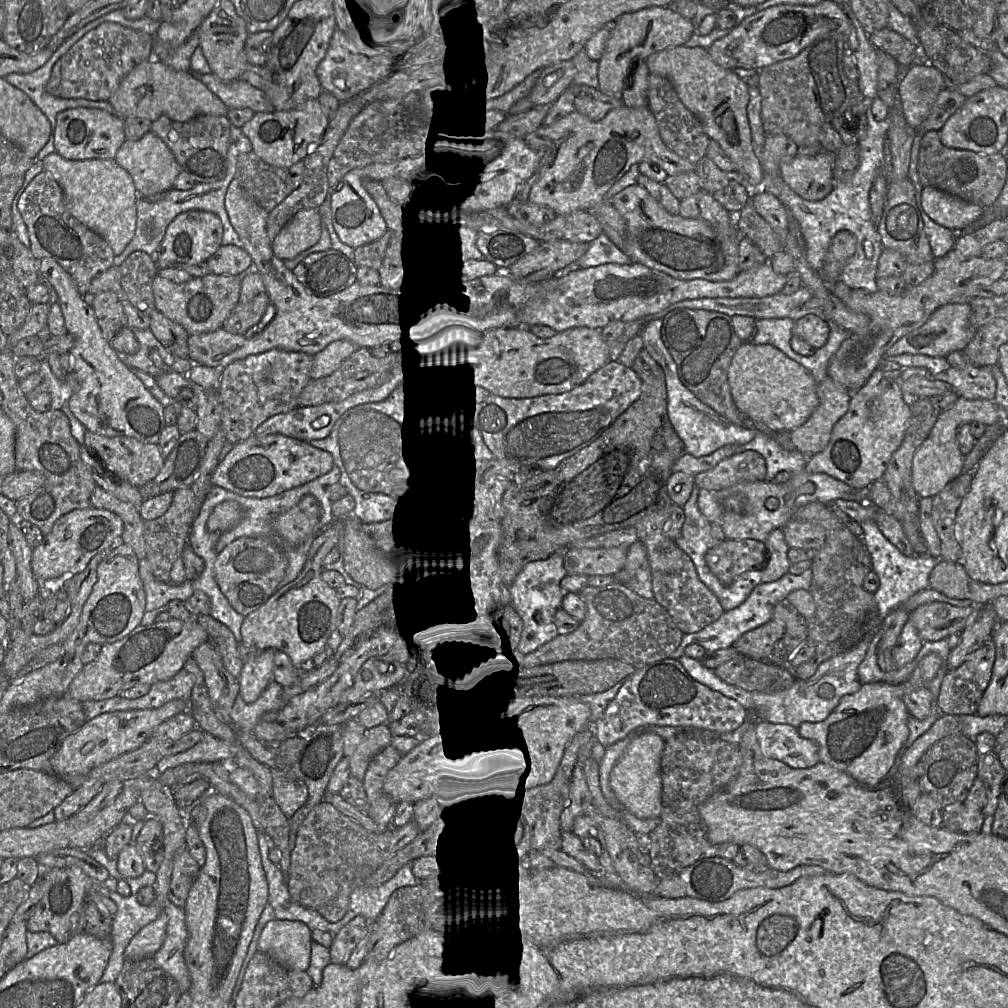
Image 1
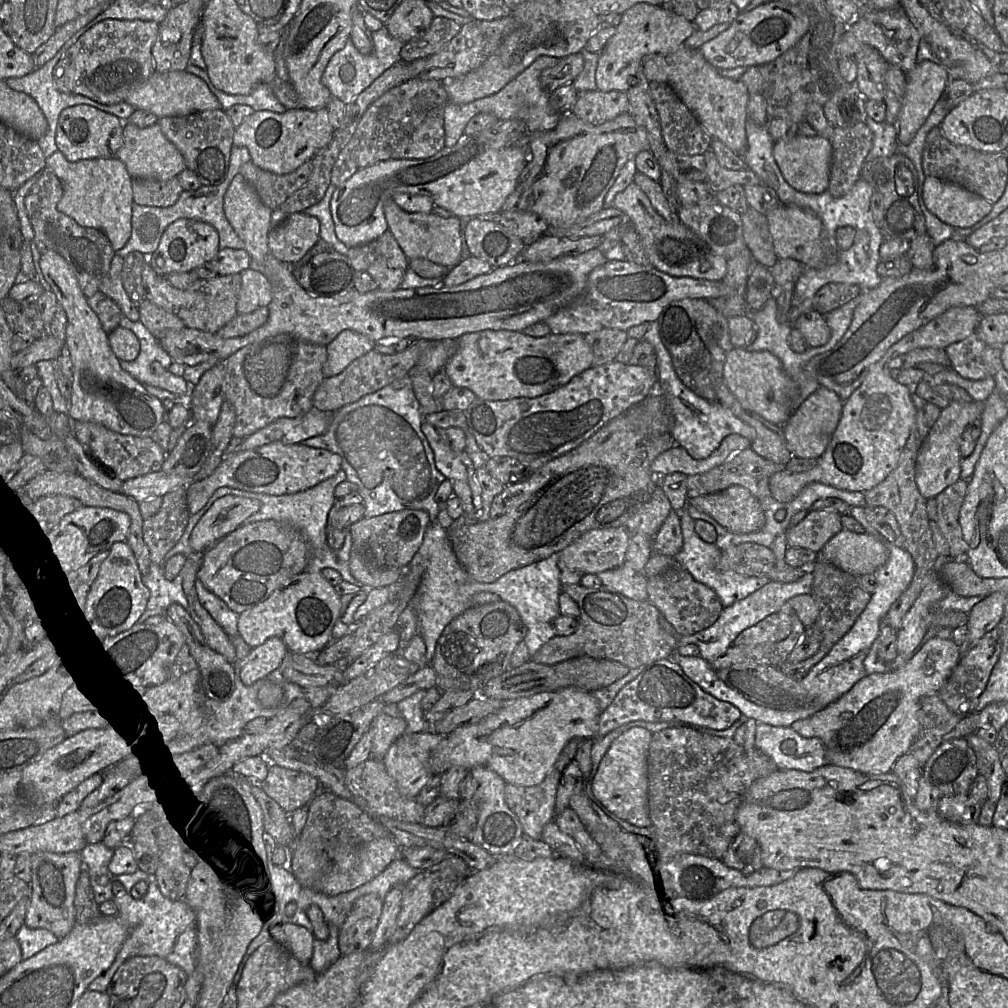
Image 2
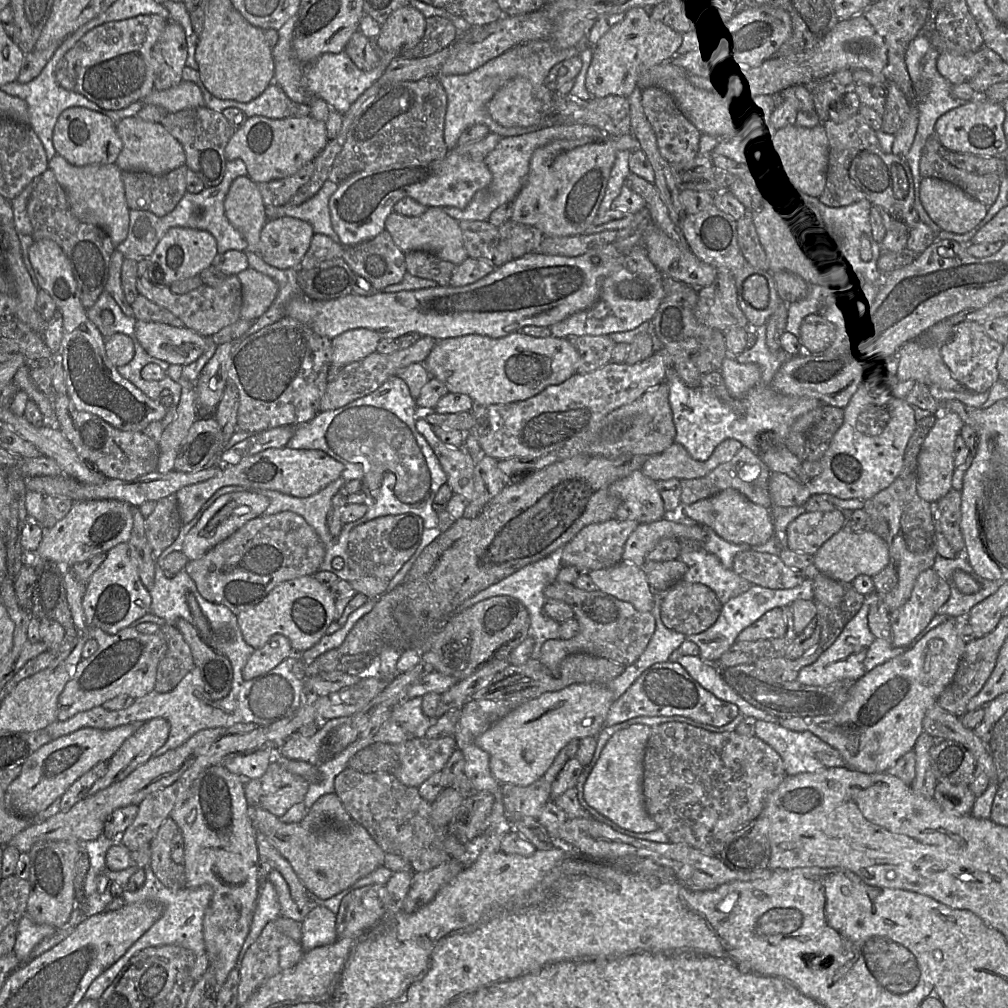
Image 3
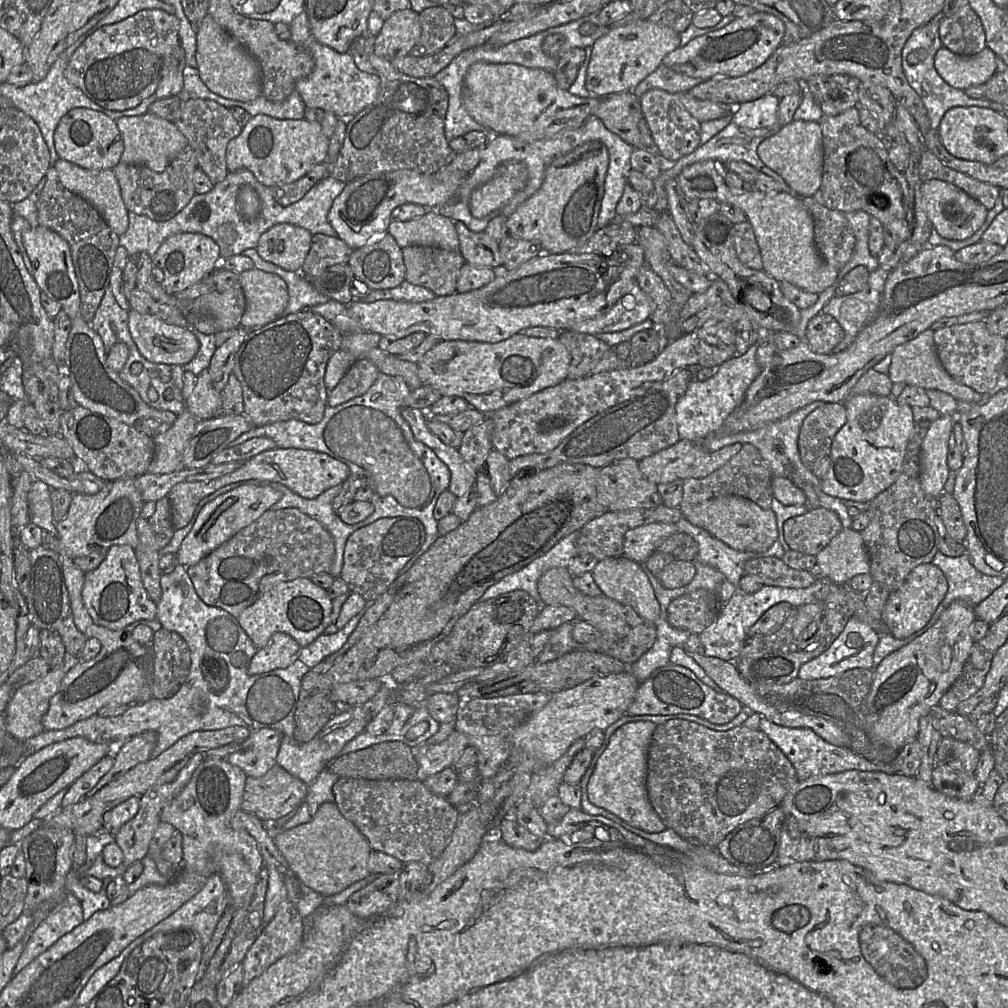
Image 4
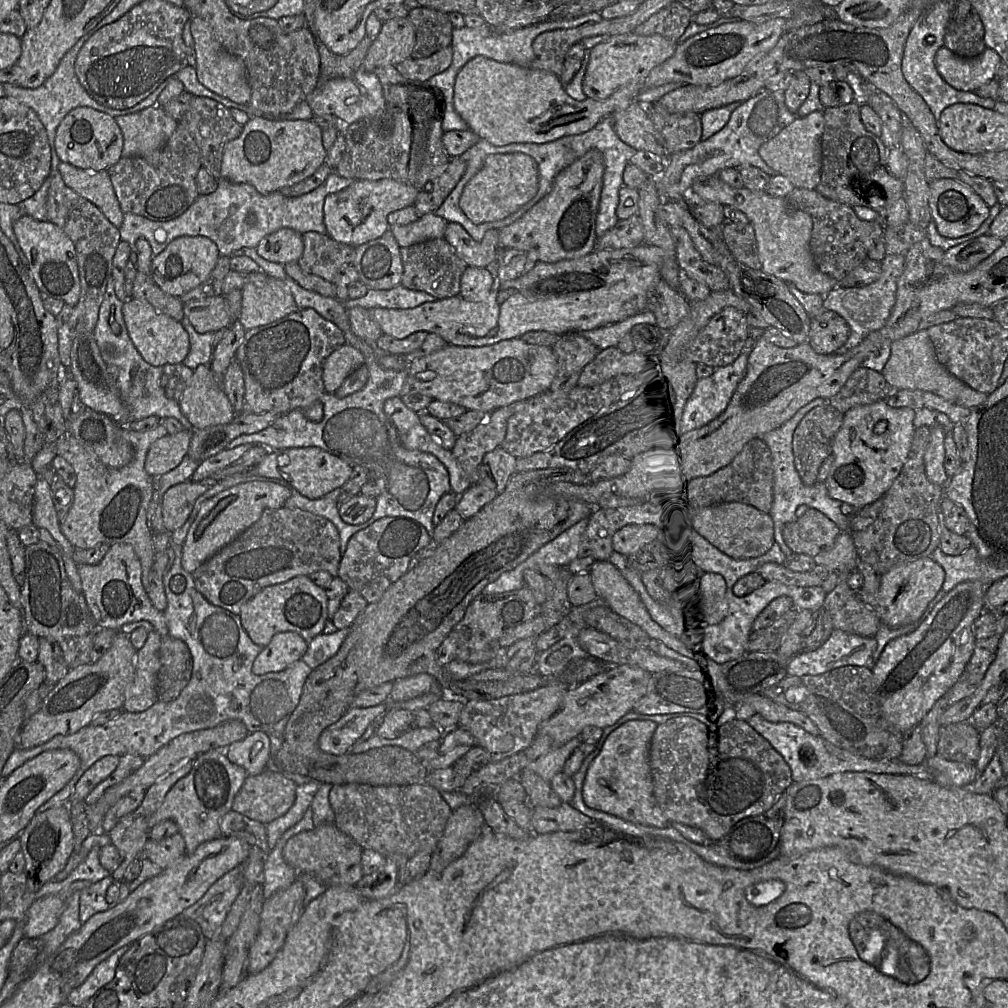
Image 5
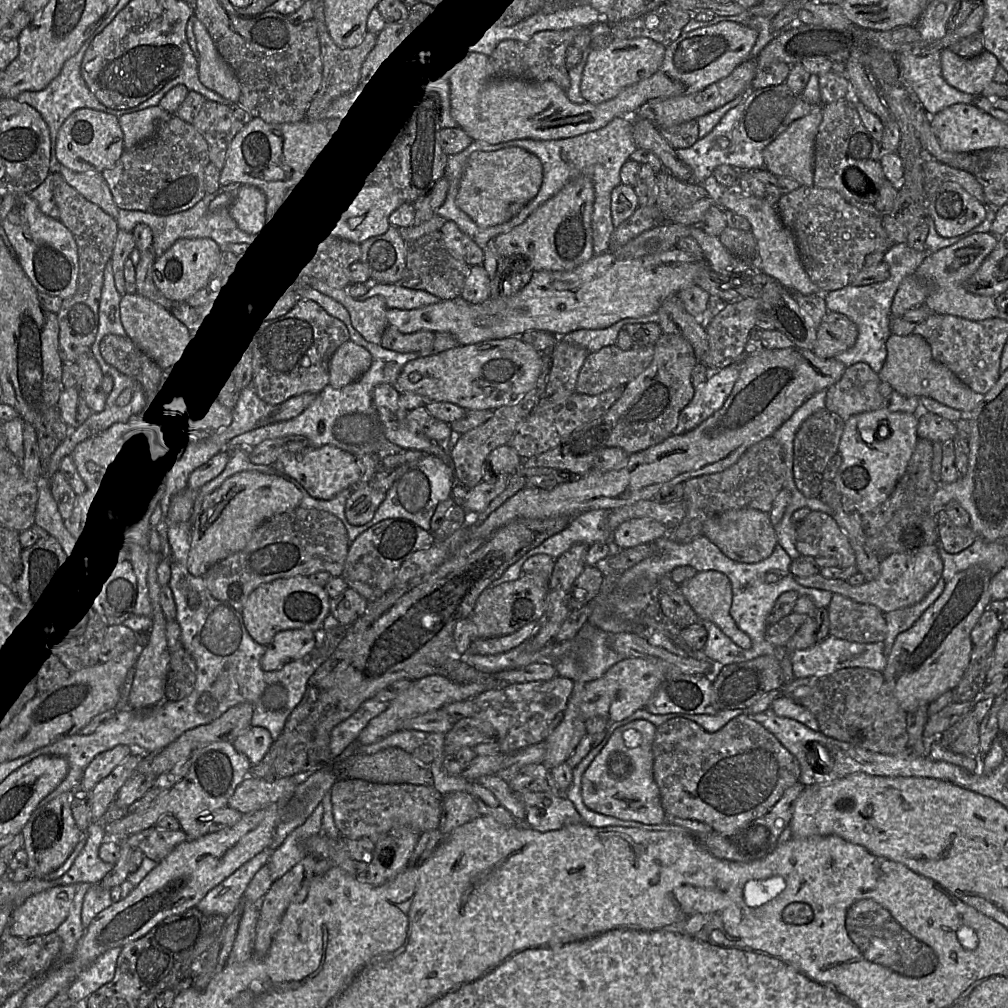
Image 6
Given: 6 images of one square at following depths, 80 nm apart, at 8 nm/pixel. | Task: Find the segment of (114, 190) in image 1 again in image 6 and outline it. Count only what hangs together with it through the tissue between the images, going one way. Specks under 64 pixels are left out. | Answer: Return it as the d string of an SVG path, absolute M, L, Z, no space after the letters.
M62 165L60 174L70 186L88 201L98 205L114 219L117 219L119 208L114 202L102 173L79 173Z

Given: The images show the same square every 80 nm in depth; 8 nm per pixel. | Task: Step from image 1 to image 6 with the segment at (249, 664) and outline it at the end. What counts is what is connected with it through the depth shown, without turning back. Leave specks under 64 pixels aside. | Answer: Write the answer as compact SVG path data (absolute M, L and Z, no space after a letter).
M288 629L274 635L260 659L262 670L270 672L294 660L307 659L316 646L315 632L308 629Z

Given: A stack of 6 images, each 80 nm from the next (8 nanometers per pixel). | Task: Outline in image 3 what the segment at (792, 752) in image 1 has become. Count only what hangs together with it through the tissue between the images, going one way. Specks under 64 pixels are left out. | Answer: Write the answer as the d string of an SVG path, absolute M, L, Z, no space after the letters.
M757 720L755 736L771 746L782 758L787 775L813 773L822 769L846 766L841 754L809 731L797 732L778 723Z

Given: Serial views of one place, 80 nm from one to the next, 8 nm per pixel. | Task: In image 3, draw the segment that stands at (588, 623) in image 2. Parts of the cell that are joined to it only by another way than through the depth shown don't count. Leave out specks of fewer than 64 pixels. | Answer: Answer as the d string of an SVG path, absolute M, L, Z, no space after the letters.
M555 580L545 588L544 595L547 600L559 600L568 604L579 624L579 632L573 638L551 639L543 643L538 660L548 667L555 667L564 658L576 653L606 658L626 667L638 660L654 634L655 620L652 611L639 612L631 604L599 589L584 591L572 583Z

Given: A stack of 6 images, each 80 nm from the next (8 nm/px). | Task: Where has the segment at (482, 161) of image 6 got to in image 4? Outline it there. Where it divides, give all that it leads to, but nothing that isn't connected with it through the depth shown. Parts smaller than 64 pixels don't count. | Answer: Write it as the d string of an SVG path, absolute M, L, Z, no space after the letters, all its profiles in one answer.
M519 161L501 164L495 175L473 190L469 199L469 210L473 217L481 219L503 207L529 179L526 165Z

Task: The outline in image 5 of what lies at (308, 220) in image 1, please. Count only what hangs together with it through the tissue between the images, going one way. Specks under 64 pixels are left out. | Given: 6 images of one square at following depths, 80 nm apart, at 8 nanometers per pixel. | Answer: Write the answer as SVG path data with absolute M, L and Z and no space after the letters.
M281 228L262 238L255 249L260 257L270 262L297 263L304 250L302 234Z

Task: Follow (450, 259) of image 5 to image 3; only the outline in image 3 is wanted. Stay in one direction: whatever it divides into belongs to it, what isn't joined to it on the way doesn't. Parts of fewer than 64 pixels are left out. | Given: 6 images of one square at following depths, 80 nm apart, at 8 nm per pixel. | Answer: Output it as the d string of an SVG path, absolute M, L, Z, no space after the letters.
M410 251L404 254L407 273L434 281L441 287L449 286L450 279L457 268L455 264L424 251Z

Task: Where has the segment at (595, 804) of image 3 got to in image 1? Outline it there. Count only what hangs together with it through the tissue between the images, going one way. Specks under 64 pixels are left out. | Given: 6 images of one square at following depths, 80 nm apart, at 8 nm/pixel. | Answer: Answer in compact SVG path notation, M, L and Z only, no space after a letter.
M640 733L633 738L614 765L609 785L624 808L640 819L657 819L661 810L661 757L664 741L656 733Z

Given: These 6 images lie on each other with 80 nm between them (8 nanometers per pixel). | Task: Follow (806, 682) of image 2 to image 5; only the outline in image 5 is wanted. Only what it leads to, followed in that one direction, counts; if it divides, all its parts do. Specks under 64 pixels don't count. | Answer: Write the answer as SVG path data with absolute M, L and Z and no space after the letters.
M834 629L831 636L817 649L800 651L788 664L788 676L821 675L844 666L873 669L875 637L862 637Z

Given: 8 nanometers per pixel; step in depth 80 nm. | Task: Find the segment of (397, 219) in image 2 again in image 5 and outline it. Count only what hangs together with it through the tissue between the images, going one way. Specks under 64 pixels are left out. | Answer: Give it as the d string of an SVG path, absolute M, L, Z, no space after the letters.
M432 212L410 224L391 226L389 230L402 248L429 239L443 238L447 223L445 219Z

